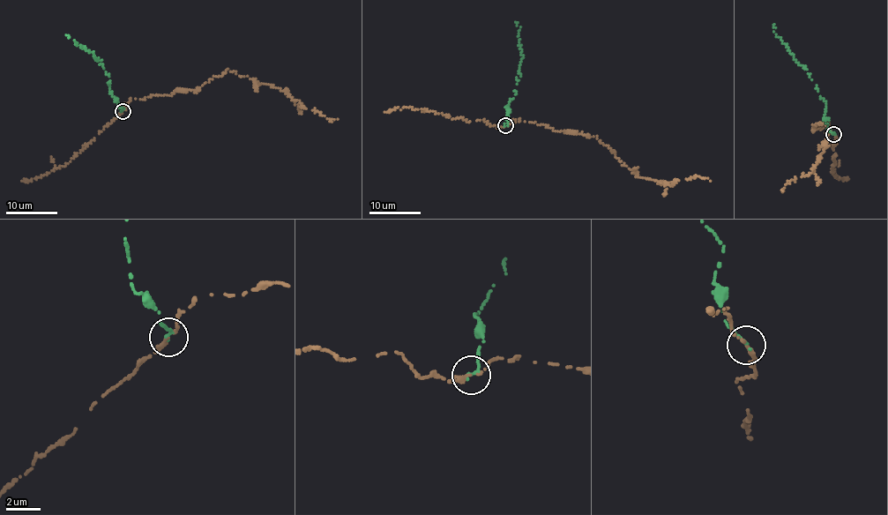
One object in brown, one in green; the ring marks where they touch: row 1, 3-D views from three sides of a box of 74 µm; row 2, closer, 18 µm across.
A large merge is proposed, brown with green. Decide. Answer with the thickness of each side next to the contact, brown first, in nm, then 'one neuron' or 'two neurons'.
calibres 200 and 200 nm; two neurons

